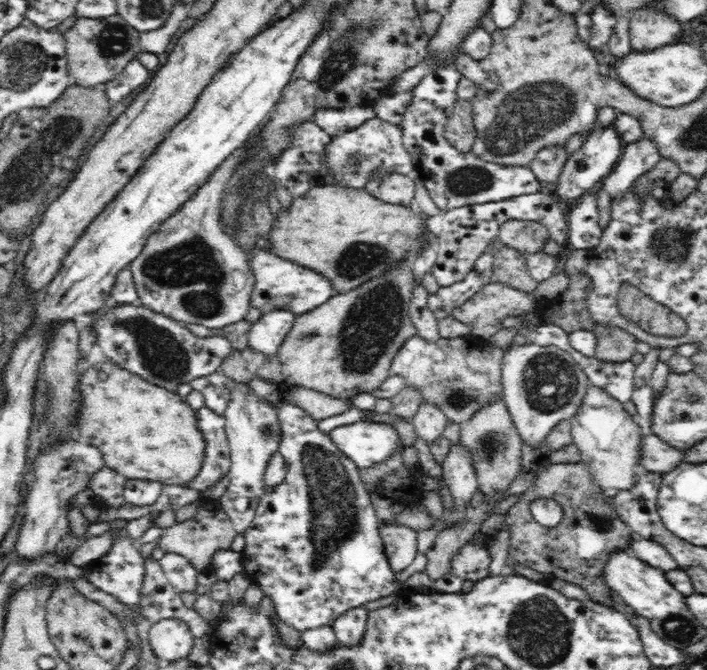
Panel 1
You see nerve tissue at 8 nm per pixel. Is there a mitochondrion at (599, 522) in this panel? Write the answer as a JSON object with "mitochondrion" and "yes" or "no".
{"mitochondrion":"yes"}

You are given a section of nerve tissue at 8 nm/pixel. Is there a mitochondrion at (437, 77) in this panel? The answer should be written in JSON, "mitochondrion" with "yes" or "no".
{"mitochondrion":"no"}

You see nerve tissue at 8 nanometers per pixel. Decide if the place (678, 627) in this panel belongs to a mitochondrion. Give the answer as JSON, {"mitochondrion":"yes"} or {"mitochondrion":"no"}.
{"mitochondrion":"yes"}

